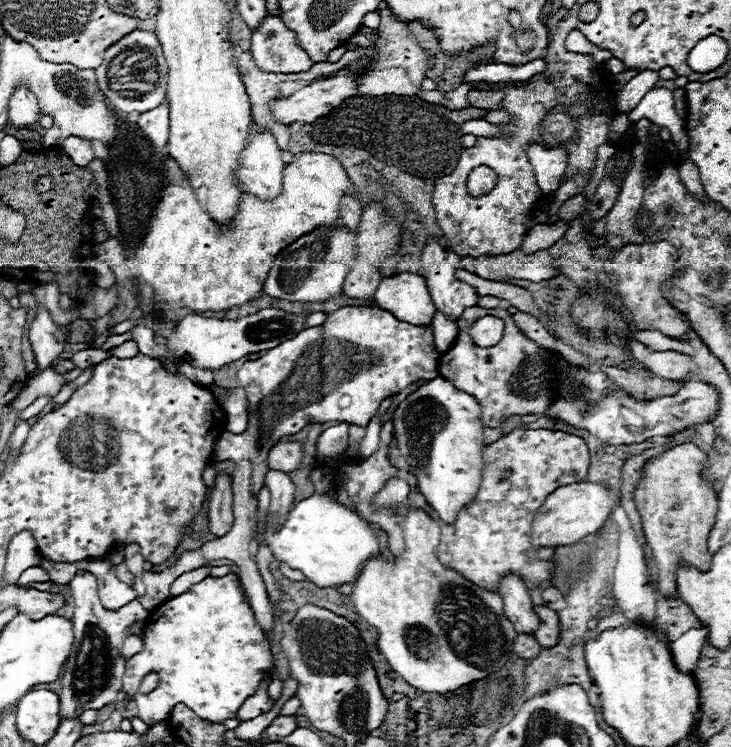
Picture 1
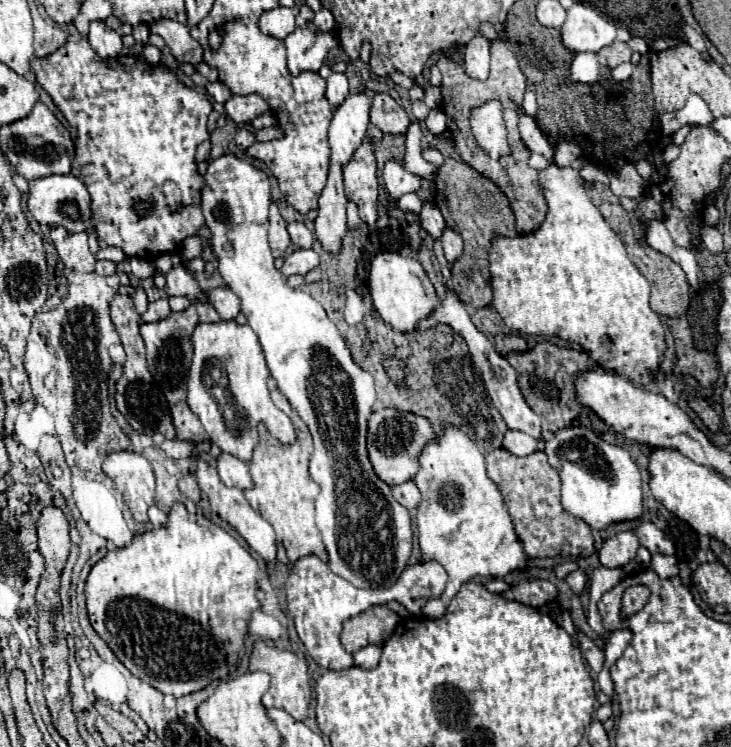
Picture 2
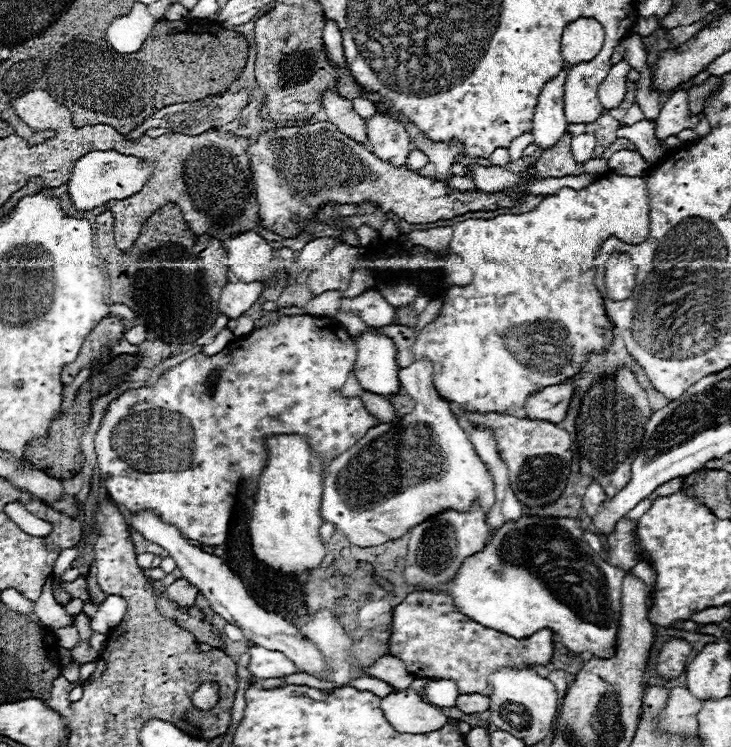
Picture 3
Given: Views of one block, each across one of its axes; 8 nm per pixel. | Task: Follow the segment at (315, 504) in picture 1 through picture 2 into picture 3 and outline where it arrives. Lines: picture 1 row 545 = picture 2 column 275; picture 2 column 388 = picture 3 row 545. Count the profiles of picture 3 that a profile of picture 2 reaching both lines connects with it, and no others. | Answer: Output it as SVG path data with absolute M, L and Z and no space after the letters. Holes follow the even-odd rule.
M524 516L518 522L506 522L482 552L462 564L456 578L446 584L446 592L466 616L508 636L528 638L534 632L548 628L572 654L580 656L582 652L590 652L596 658L612 658L620 628L620 586L626 570L600 560L600 554L584 544L582 532L582 526L570 518Z

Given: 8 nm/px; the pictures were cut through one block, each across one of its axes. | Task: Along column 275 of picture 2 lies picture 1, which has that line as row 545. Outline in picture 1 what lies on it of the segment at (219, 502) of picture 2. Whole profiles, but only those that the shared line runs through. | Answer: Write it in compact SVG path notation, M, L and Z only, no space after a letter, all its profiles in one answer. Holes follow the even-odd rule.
M576 482L576 484L568 484L562 486L558 490L554 490L544 504L540 506L540 510L536 512L536 518L532 522L532 546L540 546L540 548L556 548L556 546L566 546L566 544L574 544L582 538L586 538L588 534L594 534L608 518L610 510L612 510L612 498L606 490L606 486L600 484L590 484L590 482Z

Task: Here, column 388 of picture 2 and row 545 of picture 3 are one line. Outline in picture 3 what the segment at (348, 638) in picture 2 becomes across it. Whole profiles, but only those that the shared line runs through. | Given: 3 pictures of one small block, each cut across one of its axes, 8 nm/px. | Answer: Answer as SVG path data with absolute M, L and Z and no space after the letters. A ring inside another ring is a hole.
M620 520L620 524L616 524L614 532L610 536L606 536L608 540L608 556L610 556L610 564L616 564L616 568L634 568L640 562L640 554L636 548L636 522L630 520Z

